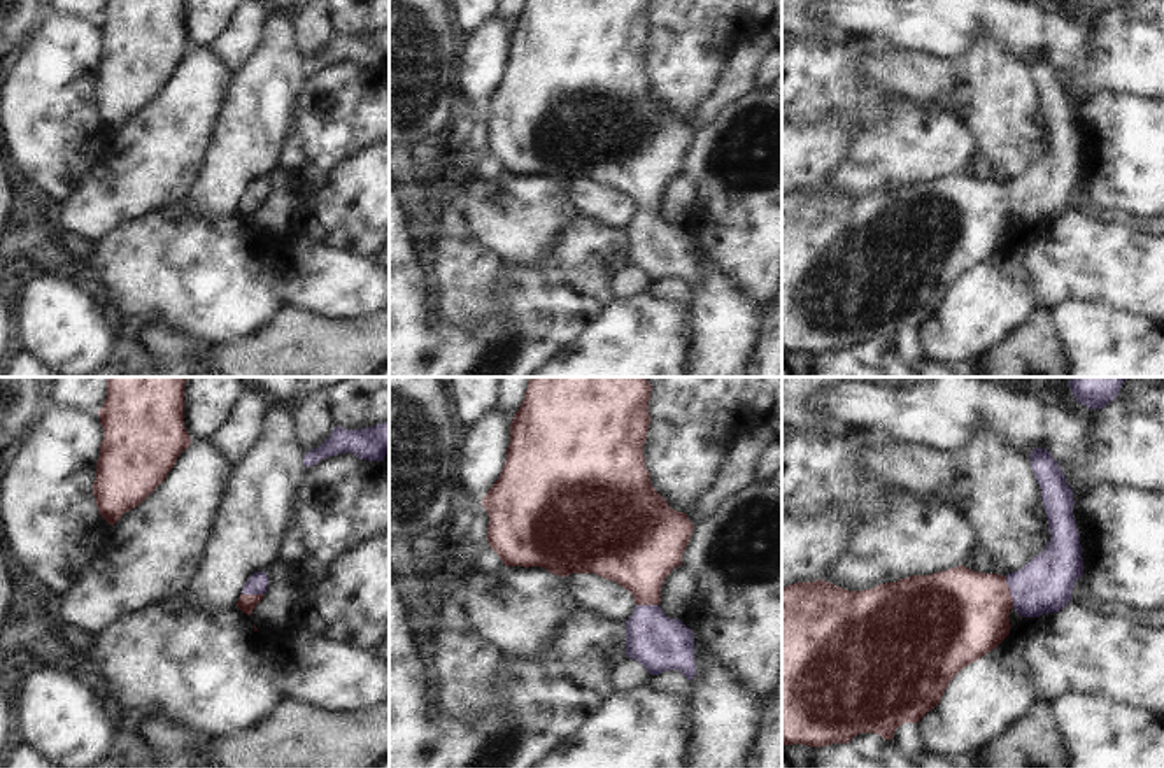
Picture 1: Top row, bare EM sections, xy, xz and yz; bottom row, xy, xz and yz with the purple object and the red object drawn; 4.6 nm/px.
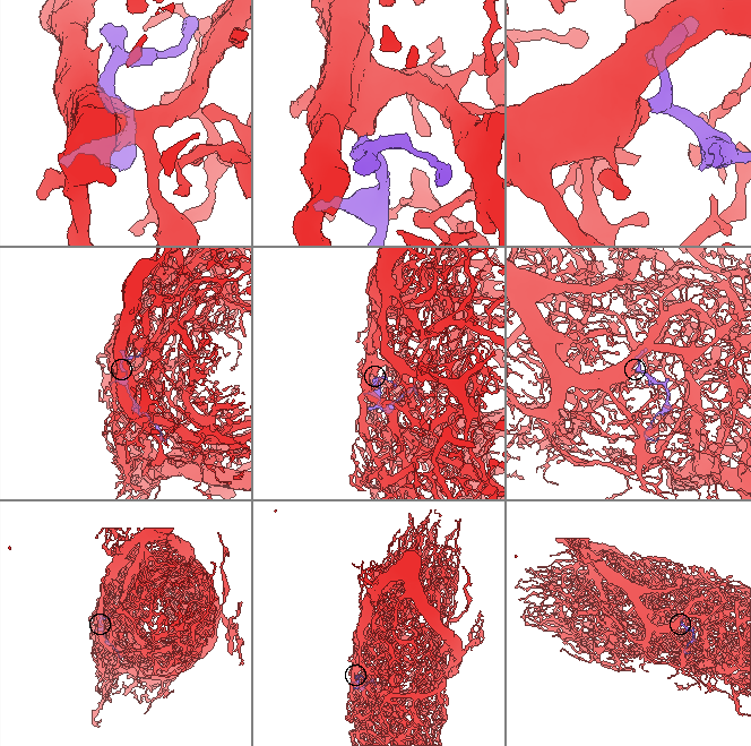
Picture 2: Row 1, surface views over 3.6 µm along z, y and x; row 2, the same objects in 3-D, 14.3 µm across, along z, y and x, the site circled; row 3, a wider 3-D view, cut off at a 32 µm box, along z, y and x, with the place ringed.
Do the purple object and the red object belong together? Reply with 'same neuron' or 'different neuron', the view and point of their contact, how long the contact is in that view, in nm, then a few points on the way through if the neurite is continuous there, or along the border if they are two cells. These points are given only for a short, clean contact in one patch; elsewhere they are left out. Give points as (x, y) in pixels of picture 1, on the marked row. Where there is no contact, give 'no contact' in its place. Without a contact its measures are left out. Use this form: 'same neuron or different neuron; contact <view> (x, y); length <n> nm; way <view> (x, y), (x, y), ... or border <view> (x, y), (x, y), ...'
same neuron; contact yz (1010, 593); length 150 nm; way yz (1045, 584), (1033, 591), (1010, 593), (989, 597), (961, 614)

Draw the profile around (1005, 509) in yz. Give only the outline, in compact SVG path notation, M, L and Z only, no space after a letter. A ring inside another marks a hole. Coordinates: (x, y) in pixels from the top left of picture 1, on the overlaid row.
M980 426L969 437L961 458L971 486L966 514L978 535L978 545L994 559L997 575L1018 572L1041 554L1052 538L1031 459L990 426Z

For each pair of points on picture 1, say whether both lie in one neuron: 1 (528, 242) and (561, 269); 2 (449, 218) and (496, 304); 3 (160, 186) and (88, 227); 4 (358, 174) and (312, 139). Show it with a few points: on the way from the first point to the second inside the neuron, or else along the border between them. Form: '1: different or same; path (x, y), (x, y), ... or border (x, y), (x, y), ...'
1: different; border (570, 223), (540, 262), (530, 267), (507, 267)
2: same; path (453, 239), (461, 269), (475, 283)
3: same; path (142, 186), (128, 186), (106, 209)
4: different; border (370, 142), (339, 162), (321, 183), (309, 184)

